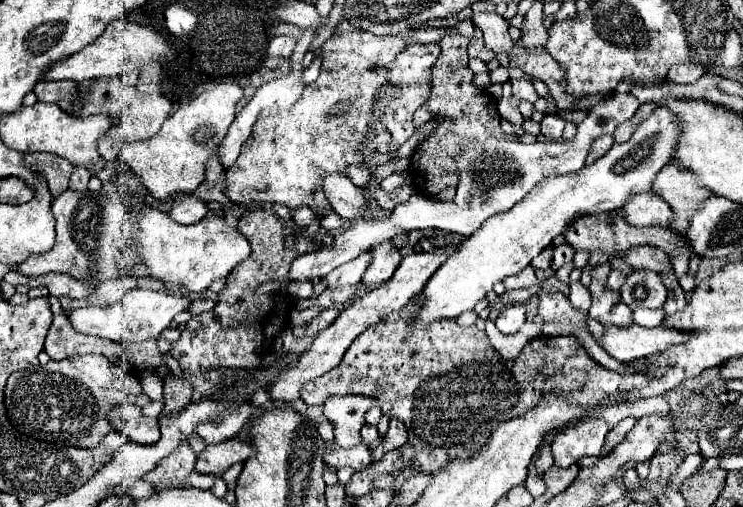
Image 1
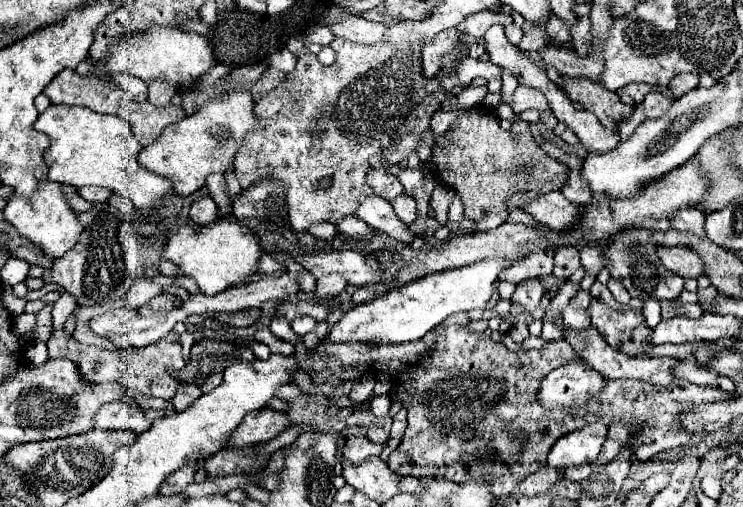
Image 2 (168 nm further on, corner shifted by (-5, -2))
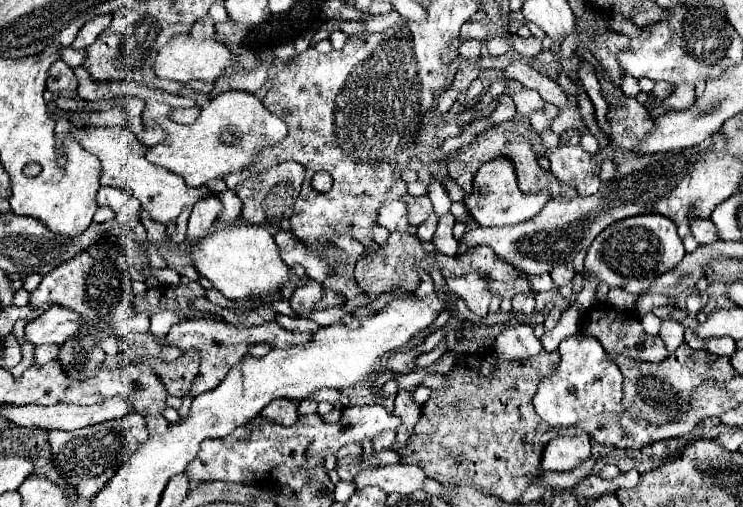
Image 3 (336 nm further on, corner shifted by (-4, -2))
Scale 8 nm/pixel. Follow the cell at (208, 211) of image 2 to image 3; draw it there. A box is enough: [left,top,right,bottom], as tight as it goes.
[187,195,221,241]

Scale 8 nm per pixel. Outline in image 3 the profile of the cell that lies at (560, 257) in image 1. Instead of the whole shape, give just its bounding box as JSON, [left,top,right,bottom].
[551,263,575,285]

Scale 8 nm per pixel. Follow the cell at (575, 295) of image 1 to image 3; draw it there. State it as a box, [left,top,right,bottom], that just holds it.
[533,333,625,427]

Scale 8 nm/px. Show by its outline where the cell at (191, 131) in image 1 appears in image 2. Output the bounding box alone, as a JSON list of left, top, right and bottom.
[138,91,258,195]

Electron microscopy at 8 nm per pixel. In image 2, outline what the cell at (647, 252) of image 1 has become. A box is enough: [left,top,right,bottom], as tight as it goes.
[660,247,704,277]

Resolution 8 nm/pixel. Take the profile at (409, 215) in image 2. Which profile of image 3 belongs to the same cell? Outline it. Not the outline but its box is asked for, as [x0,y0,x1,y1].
[407,197,433,225]

